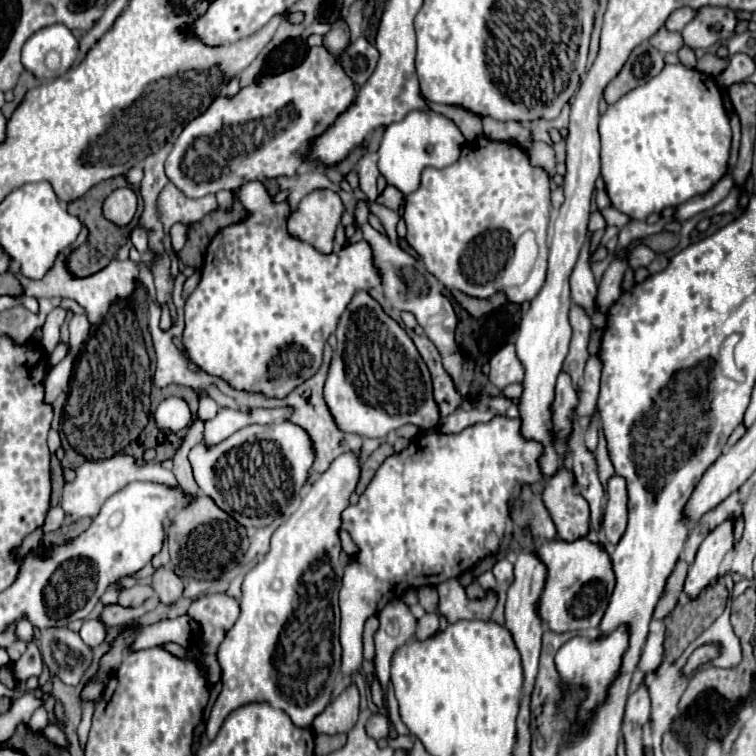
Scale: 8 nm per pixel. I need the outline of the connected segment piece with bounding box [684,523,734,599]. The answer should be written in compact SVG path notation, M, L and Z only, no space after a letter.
M722 523L700 545L694 565L688 571L684 593L688 599L696 599L698 593L720 575L720 565L734 545L734 523Z

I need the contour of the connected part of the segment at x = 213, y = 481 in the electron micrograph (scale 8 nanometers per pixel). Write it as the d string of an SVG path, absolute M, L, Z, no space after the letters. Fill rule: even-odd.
M290 423L250 425L230 435L220 447L204 451L204 445L190 449L188 459L194 469L196 483L214 503L228 511L244 527L264 527L280 513L286 513L290 501L308 481L308 471L314 463L314 447L310 435Z

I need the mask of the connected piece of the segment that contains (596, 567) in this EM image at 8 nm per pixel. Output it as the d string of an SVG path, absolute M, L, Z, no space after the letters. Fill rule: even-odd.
M586 537L576 541L554 539L540 545L540 555L548 563L548 587L544 587L544 599L540 599L540 617L548 627L556 633L598 627L614 589L614 571L606 547Z

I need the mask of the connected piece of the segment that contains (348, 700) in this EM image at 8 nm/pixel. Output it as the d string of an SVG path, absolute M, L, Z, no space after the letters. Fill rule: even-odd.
M356 683L346 687L326 709L314 719L314 731L316 733L348 733L356 719L358 719L358 707L360 707L360 693Z

